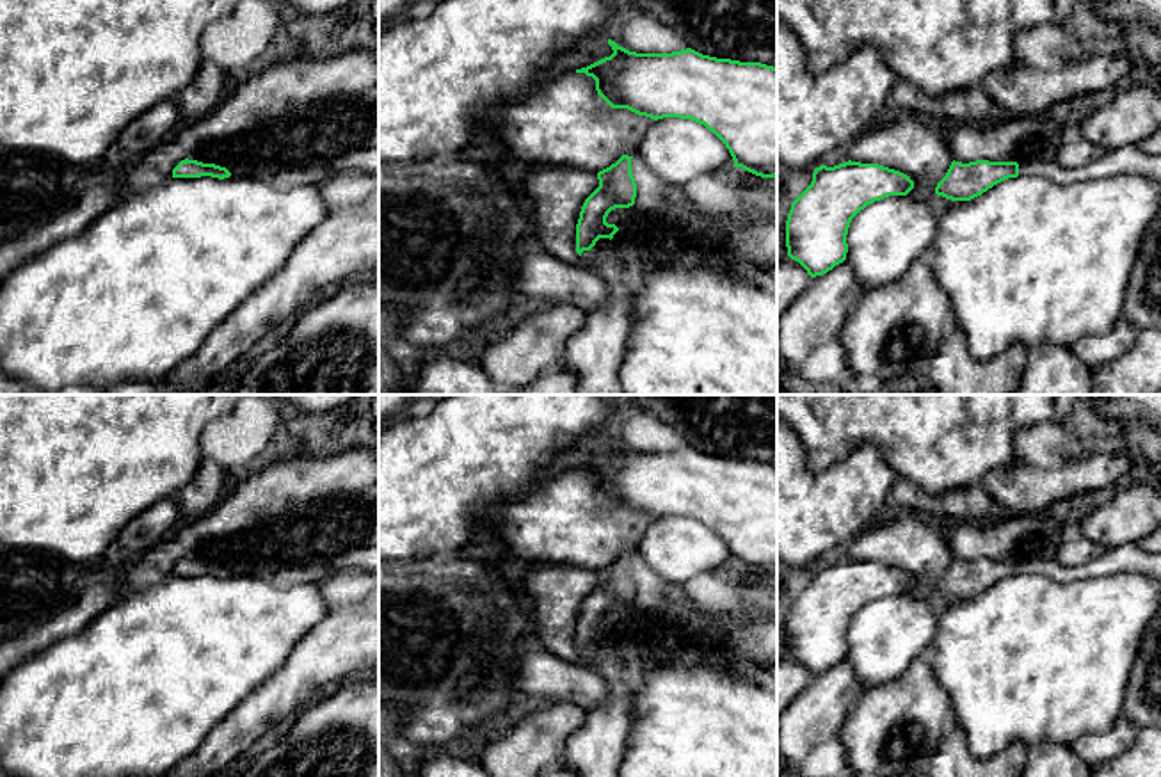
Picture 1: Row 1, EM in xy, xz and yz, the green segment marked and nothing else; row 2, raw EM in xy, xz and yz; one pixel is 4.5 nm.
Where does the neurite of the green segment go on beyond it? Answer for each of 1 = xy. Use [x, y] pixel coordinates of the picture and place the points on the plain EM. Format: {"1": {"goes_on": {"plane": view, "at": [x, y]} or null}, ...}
{"1": {"goes_on": null}}

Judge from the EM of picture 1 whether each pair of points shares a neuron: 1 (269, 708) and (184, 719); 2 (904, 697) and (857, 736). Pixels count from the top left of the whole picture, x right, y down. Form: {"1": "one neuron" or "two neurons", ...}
{"1": "two neurons", "2": "one neuron"}

